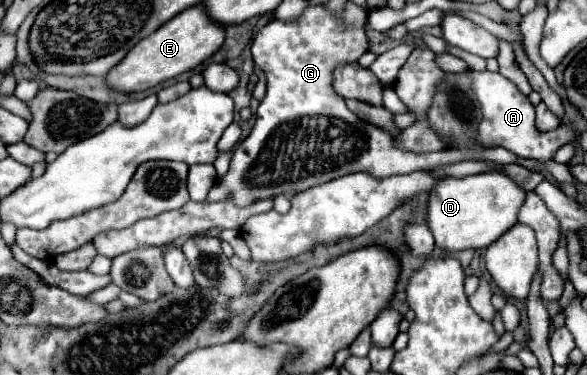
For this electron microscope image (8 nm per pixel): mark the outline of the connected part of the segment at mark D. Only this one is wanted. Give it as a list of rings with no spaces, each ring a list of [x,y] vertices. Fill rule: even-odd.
[[[484,172],[464,178],[440,178],[428,192],[426,224],[436,240],[436,246],[446,252],[458,252],[466,248],[486,248],[498,234],[516,224],[518,208],[524,202],[526,192],[518,190],[510,178],[500,172]]]

